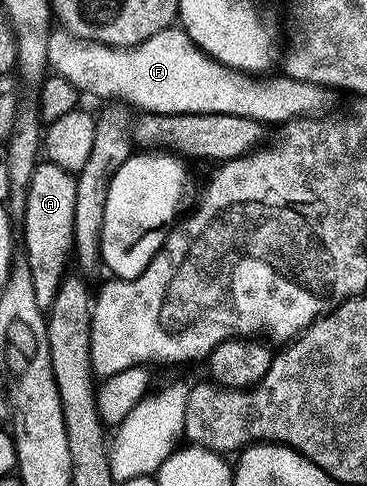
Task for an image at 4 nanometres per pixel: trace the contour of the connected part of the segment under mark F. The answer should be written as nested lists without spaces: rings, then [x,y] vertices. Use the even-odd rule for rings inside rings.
[[[171,25],[160,33],[148,37],[135,47],[109,47],[106,43],[92,43],[88,39],[77,39],[71,31],[65,29],[51,30],[48,37],[48,67],[53,74],[72,81],[79,93],[86,91],[98,99],[106,101],[121,101],[131,108],[151,115],[248,115],[263,125],[275,123],[281,125],[291,119],[303,117],[322,117],[330,107],[331,88],[321,87],[318,83],[309,83],[299,79],[281,77],[267,87],[253,83],[253,78],[243,72],[235,71],[233,67],[224,67],[215,59],[205,55],[188,37],[181,26]]]

